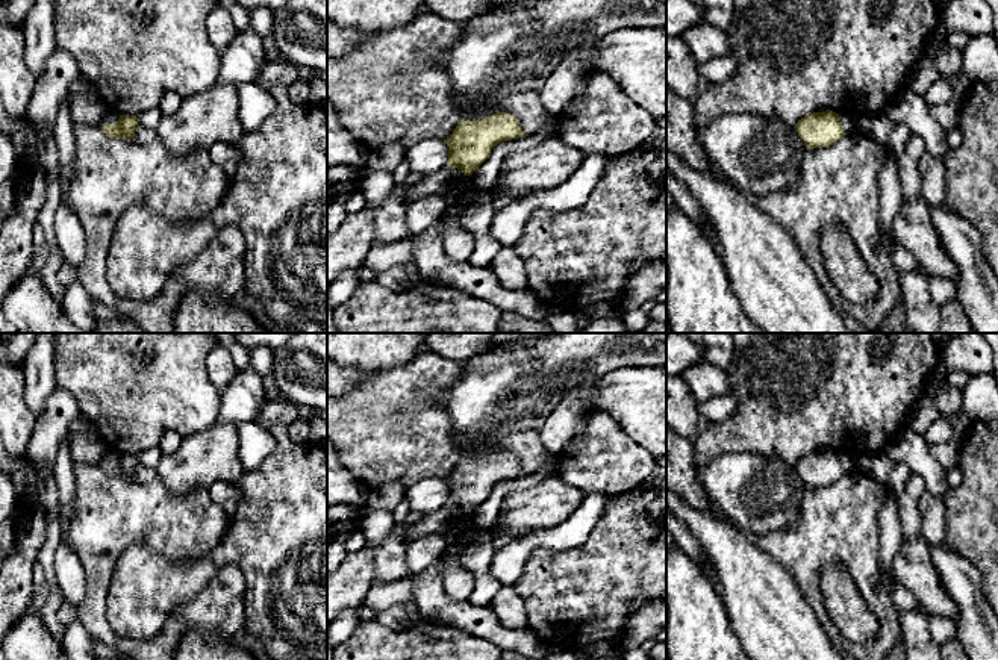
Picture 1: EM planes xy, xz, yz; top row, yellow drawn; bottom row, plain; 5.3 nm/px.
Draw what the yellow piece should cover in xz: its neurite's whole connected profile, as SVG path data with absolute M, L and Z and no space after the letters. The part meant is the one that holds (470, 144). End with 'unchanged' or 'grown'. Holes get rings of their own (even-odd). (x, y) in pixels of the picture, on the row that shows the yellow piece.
M497 112L482 120L460 121L453 133L444 139L448 147L448 163L424 177L404 195L404 204L426 195L445 194L465 176L471 176L488 157L491 150L503 142L526 138L515 115Z | grown

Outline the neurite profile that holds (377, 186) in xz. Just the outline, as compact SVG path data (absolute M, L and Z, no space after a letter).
M365 171L360 180L366 206L374 212L373 242L409 239L406 204L394 197L394 186L392 173L386 171Z

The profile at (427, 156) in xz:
M429 138L407 147L406 160L412 173L427 177L448 163L448 147L444 139Z

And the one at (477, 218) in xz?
M479 192L471 206L459 215L460 227L476 239L476 247L468 262L483 269L489 268L492 259L501 248L501 245L489 236L489 227L497 213L492 201L492 194Z

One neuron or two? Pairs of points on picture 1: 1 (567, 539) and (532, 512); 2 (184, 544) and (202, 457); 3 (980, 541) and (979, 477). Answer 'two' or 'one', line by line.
1: two
2: two
3: one

